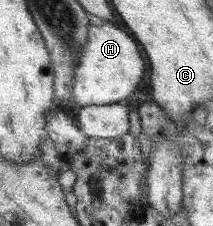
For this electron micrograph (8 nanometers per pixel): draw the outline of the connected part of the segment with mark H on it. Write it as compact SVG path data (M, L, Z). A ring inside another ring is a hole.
M94 21L91 25L90 34L88 34L88 45L82 49L78 67L76 67L76 76L73 77L72 101L70 106L84 108L90 105L116 105L124 103L127 97L134 95L138 90L138 83L144 79L146 71L146 61L144 55L132 35L122 31L120 27L111 22Z

